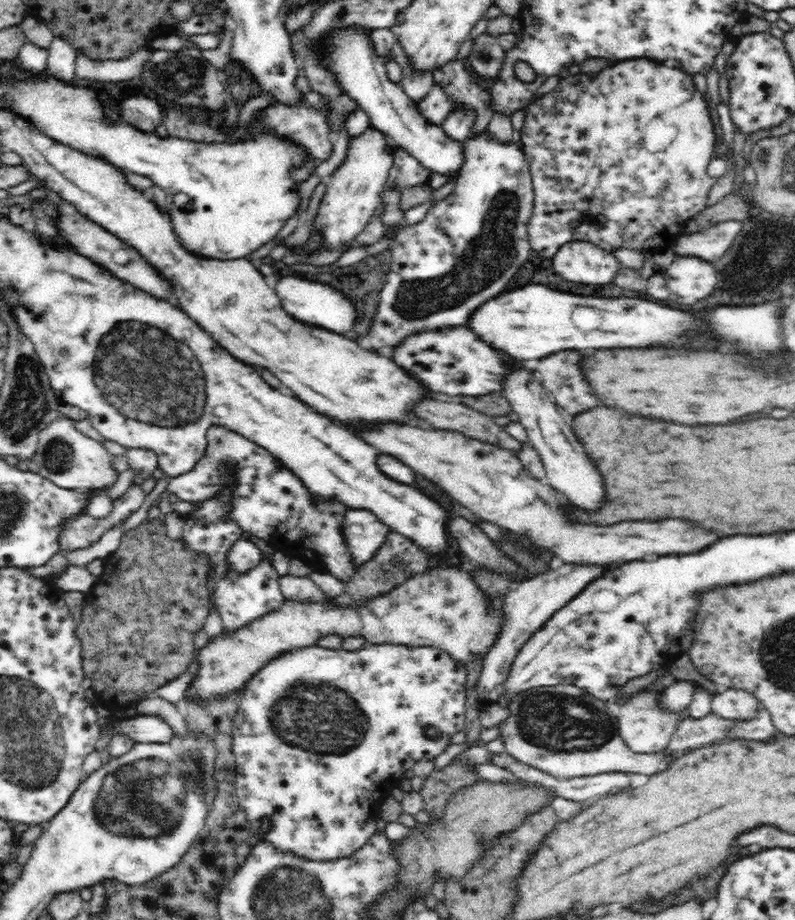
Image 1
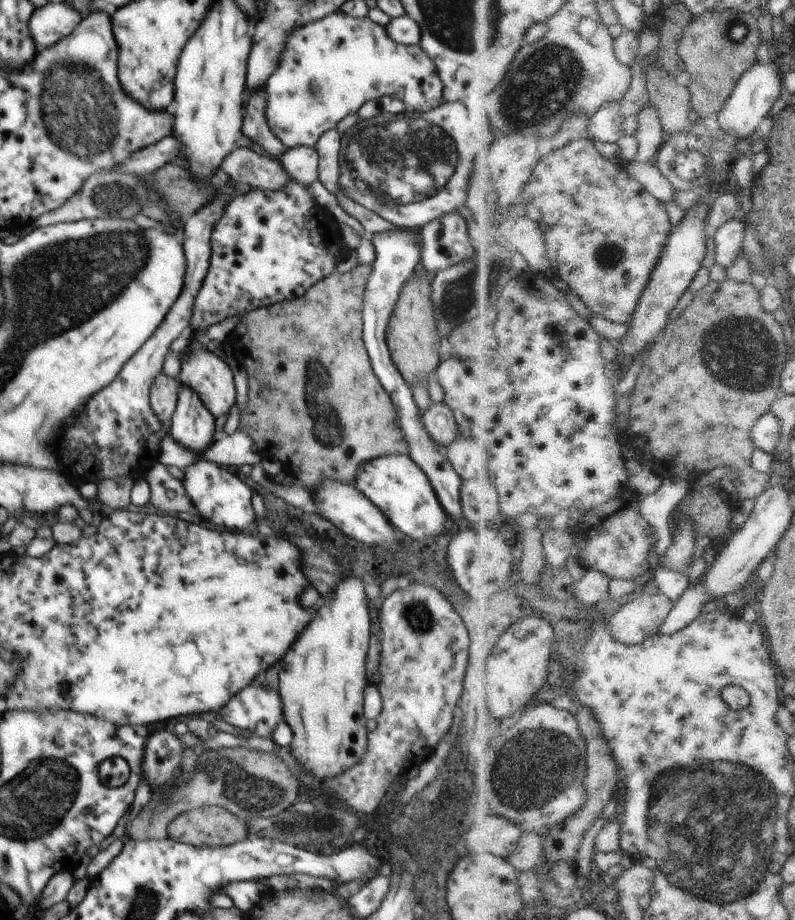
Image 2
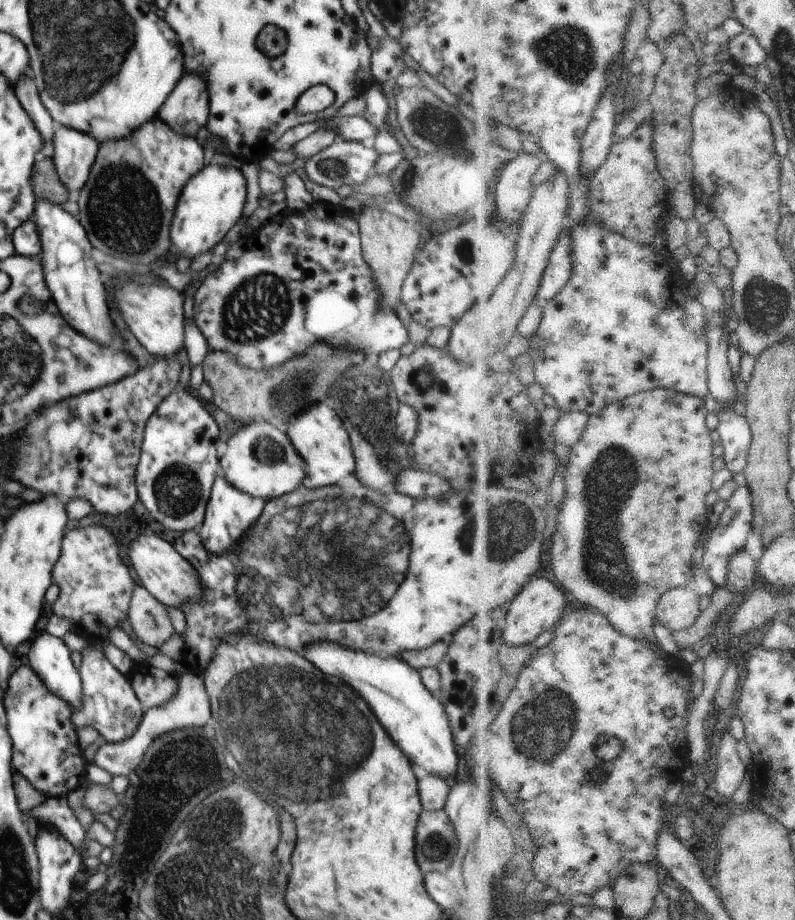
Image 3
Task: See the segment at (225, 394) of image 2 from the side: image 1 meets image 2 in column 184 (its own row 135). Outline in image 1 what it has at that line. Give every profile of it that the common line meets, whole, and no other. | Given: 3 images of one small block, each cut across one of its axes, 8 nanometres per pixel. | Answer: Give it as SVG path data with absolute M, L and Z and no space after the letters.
M373 127L349 138L346 158L331 175L322 180L326 184L326 194L317 210L311 234L323 232L325 242L315 250L316 253L322 249L347 247L366 228L370 217L380 205L384 184L390 176L388 170L394 162L390 143L392 142L383 132Z

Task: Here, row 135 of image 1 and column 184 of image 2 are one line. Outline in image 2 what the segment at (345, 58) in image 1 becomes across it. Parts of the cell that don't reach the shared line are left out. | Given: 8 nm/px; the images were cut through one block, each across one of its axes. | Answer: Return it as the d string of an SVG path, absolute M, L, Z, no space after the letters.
M181 384L178 402L170 418L170 436L184 448L204 454L214 446L216 418L204 406L196 392Z

